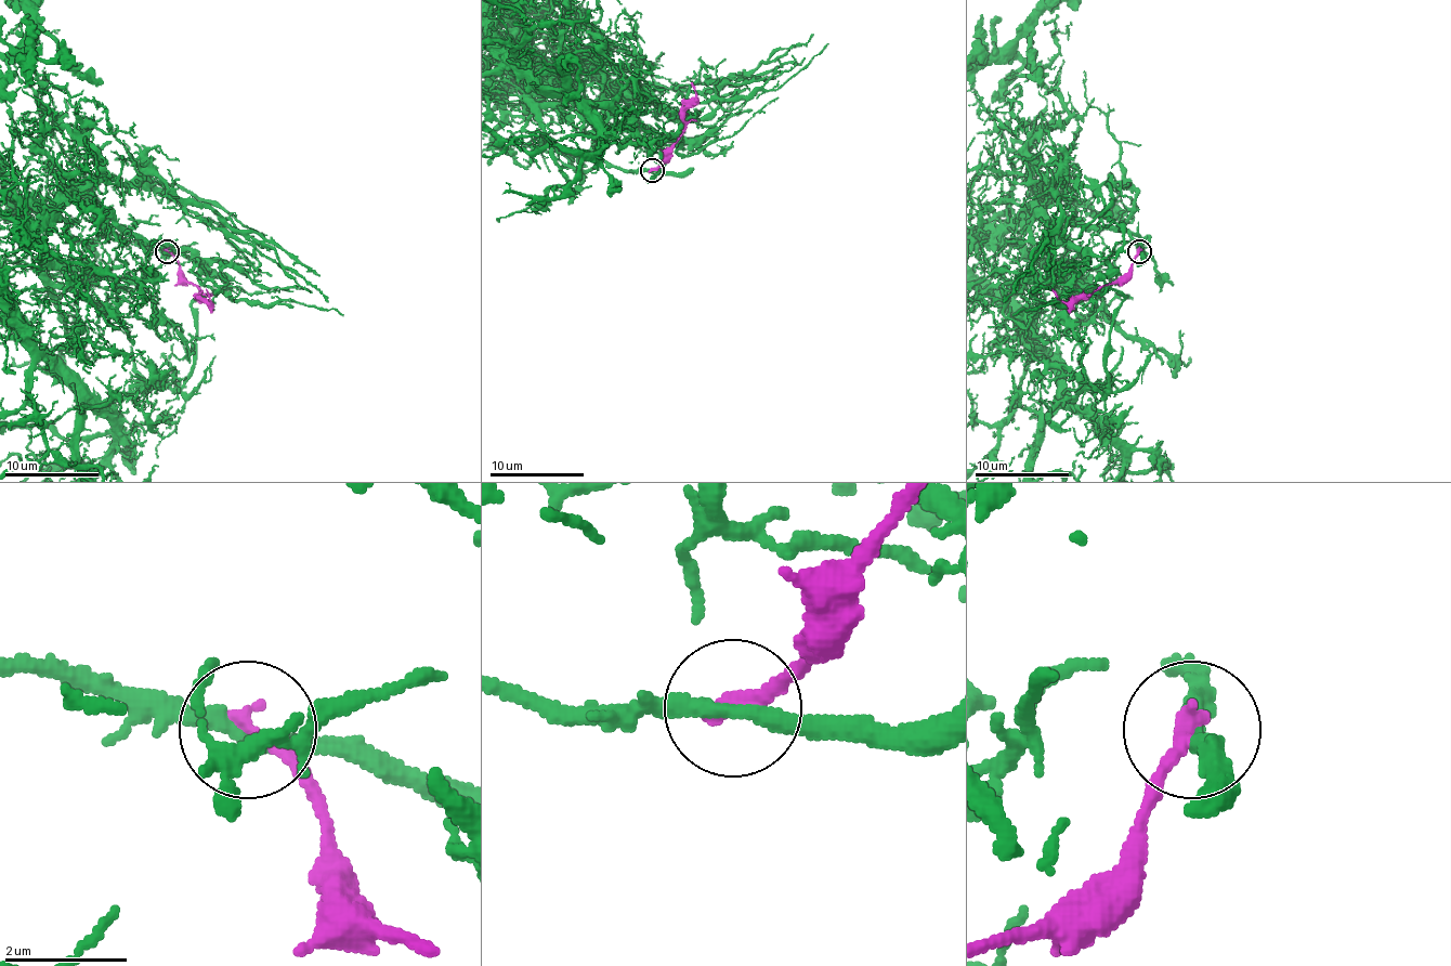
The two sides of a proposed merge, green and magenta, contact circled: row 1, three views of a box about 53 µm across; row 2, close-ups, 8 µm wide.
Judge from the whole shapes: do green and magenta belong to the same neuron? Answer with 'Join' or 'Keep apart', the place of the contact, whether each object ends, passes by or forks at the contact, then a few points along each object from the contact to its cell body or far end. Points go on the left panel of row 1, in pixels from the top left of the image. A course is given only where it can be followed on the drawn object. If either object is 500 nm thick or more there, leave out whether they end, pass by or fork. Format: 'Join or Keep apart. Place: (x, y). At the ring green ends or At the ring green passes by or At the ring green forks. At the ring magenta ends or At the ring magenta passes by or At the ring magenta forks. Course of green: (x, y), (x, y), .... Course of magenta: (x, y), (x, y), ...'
Keep apart. Place: (167, 251). At the ring green passes by. At the ring magenta ends. Course of magenta: (167, 251), (199, 297), (211, 301), (207, 289)

